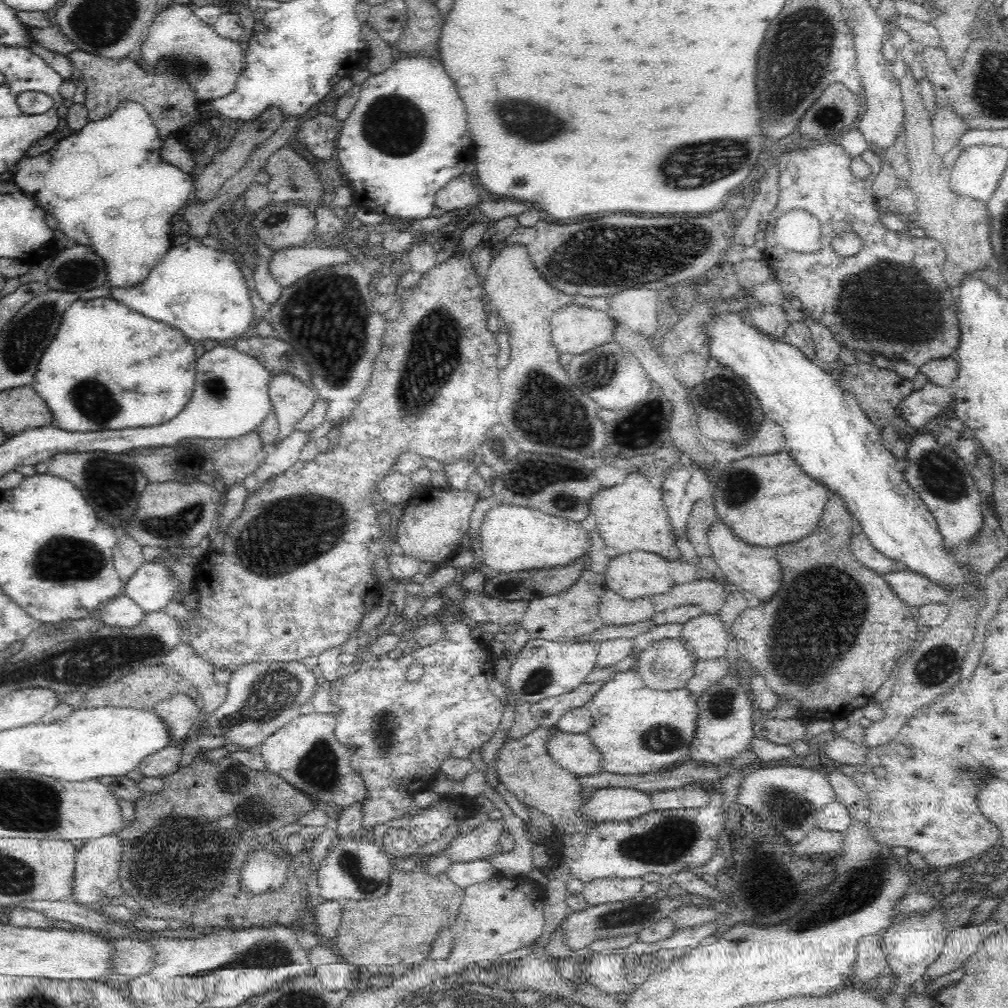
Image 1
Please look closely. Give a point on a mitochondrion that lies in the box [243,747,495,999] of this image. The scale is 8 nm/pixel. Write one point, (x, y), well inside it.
(350, 862)

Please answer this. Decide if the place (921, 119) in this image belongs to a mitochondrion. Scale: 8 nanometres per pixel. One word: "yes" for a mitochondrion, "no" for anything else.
no

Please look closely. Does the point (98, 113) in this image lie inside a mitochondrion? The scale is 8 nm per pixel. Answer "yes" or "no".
no

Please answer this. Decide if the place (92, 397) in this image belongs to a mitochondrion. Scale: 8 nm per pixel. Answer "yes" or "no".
yes

